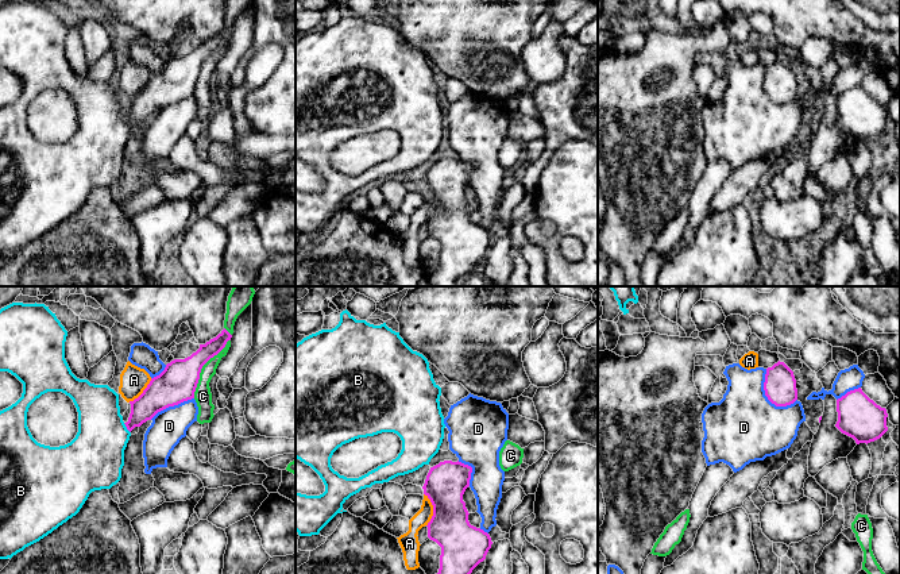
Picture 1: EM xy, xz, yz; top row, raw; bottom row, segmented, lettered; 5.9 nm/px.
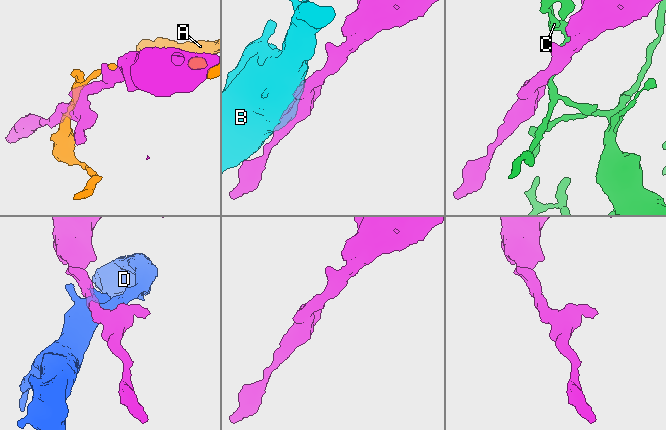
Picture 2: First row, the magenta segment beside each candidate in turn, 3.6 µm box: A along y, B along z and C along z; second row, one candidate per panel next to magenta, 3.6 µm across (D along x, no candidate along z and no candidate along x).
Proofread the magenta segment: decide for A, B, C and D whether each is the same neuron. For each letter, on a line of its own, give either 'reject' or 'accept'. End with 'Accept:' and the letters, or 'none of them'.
A: reject
B: accept
C: reject
D: reject
Accept: B

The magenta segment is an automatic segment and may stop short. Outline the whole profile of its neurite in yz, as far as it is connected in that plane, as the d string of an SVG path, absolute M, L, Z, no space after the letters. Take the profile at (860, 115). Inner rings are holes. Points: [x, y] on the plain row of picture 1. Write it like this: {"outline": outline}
{"outline": "M861 85L838 96L837 109L835 124L857 142L874 139L888 128L887 107L870 97Z"}

